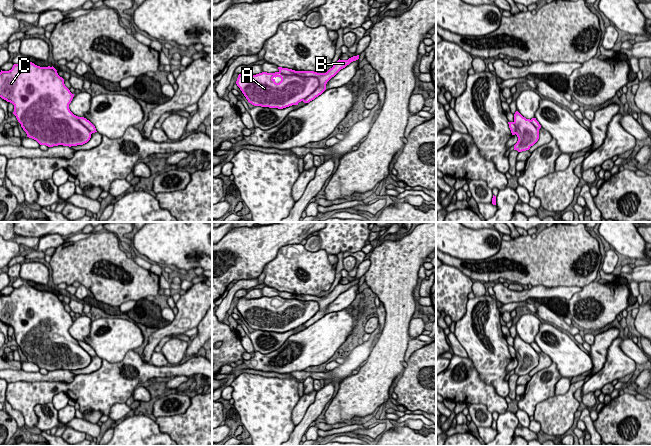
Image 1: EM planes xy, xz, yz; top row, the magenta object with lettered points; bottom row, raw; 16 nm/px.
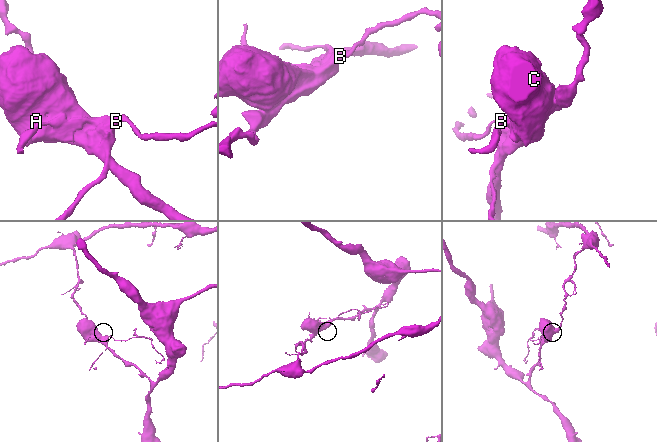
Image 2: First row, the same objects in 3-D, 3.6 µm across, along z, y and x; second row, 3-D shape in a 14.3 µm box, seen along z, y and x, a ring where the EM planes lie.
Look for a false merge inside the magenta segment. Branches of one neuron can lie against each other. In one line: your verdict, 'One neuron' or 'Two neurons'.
One neuron

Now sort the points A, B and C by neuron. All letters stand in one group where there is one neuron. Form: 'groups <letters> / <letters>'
groups A B C

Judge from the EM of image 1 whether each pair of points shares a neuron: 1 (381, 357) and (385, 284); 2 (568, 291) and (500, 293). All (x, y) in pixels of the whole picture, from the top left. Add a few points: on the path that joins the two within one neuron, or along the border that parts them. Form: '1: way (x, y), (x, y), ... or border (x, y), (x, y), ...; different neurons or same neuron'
1: way (394, 339), (394, 302); same neuron
2: way (551, 292), (517, 295); same neuron

